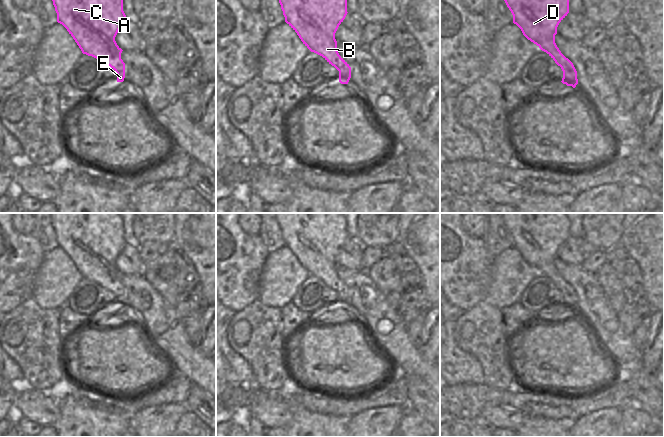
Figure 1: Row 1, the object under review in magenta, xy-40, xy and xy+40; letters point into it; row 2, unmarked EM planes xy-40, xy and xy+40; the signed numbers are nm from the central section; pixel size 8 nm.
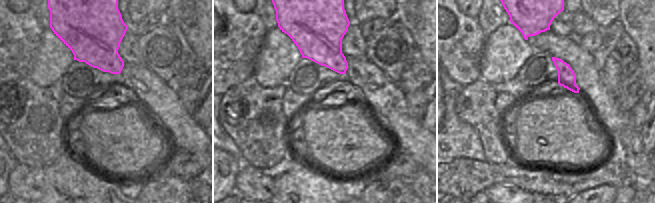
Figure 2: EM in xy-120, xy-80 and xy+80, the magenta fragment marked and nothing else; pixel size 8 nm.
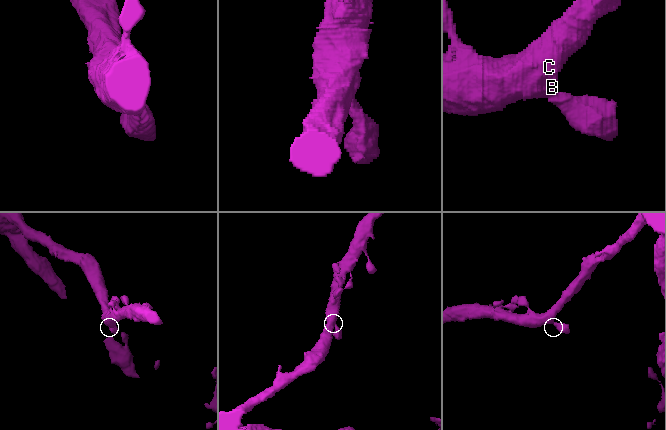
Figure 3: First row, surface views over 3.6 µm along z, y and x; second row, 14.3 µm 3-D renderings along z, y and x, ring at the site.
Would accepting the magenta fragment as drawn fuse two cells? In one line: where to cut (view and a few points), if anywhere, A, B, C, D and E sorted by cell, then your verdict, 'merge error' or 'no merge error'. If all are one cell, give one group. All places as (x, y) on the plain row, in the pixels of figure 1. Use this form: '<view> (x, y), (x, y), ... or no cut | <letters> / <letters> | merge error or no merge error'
no cut | A B C D E | no merge error

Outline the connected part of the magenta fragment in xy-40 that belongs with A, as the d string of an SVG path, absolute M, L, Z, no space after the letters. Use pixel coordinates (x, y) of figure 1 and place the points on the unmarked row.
M51 213L51 223L57 237L57 246L73 261L83 278L92 280L110 290L117 297L117 306L125 302L122 273L115 261L127 243L123 235L123 221L118 213Z

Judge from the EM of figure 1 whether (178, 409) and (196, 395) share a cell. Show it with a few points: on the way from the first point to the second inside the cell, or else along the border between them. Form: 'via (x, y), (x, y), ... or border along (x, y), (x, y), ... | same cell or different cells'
border along (184, 404), (187, 409) | different cells

